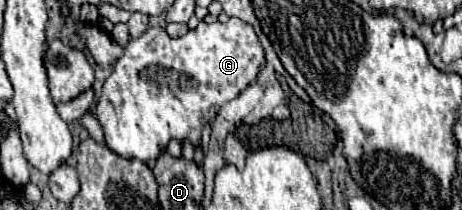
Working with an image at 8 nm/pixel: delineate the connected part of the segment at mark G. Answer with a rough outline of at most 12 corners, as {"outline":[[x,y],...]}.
{"outline":[[237,17],[125,45],[95,117],[107,147],[155,161],[255,81]]}

